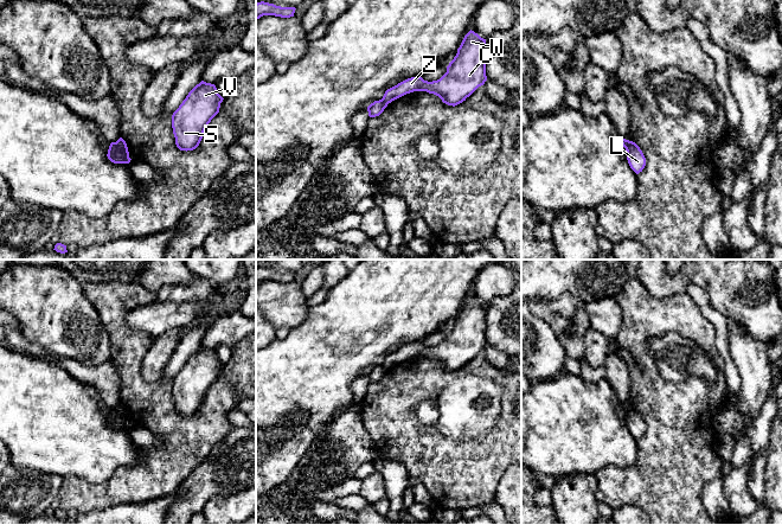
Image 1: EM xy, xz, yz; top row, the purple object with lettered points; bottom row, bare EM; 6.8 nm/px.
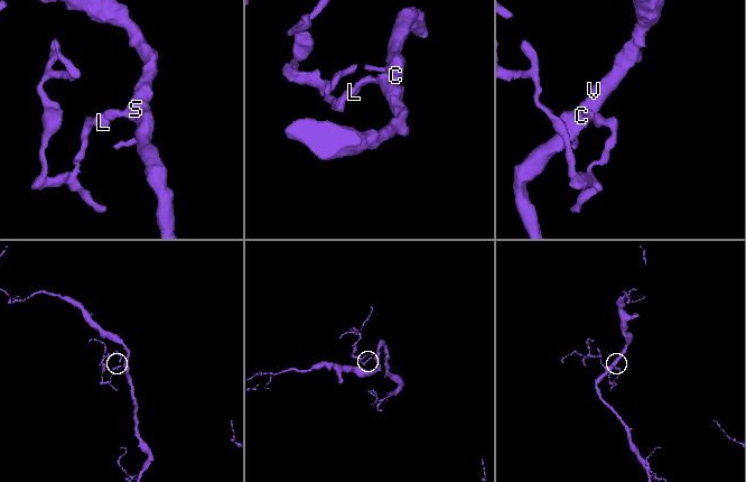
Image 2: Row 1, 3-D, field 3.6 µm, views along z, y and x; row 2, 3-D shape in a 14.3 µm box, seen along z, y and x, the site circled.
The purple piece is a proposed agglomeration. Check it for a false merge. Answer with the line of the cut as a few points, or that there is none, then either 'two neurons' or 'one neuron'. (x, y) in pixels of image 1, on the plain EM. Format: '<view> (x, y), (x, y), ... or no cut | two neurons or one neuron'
xy (115, 408), (128, 421) | two neurons

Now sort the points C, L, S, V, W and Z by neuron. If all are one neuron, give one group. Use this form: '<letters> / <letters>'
C S V W Z / L

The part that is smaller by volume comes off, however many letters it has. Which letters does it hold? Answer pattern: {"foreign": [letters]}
{"foreign": ["L"]}

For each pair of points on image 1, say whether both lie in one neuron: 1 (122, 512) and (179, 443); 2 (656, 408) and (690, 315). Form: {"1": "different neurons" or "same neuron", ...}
{"1": "different neurons", "2": "same neuron"}

